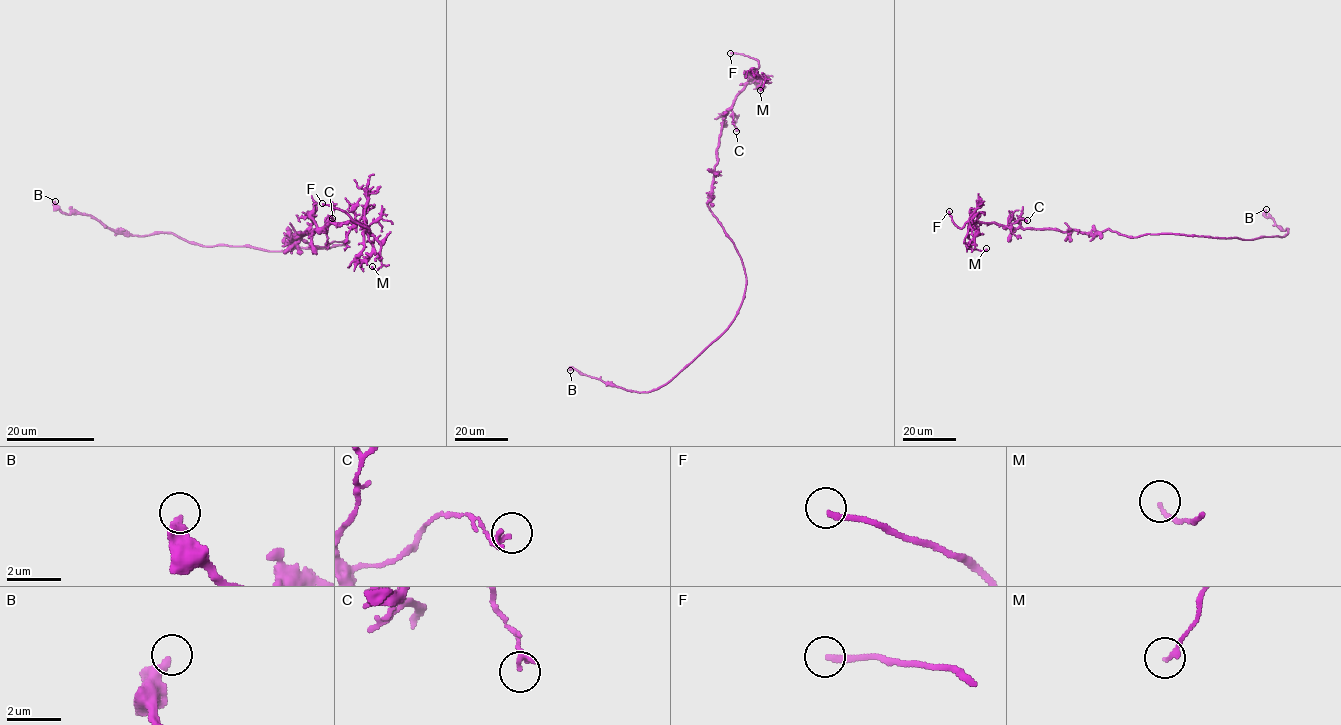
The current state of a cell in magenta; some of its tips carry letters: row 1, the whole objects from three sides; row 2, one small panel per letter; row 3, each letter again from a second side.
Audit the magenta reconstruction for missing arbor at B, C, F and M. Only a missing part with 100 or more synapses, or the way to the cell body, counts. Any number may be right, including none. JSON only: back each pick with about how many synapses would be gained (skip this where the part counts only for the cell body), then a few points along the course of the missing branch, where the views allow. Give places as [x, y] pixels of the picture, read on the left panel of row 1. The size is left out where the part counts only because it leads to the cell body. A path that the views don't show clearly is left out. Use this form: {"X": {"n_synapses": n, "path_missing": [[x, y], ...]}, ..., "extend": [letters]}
{"F": {"path_missing": [[322, 203], [274, 148], [268, 121], [253, 102], [249, 77], [250, 54], [247, 47]]}, "extend": ["F"]}

